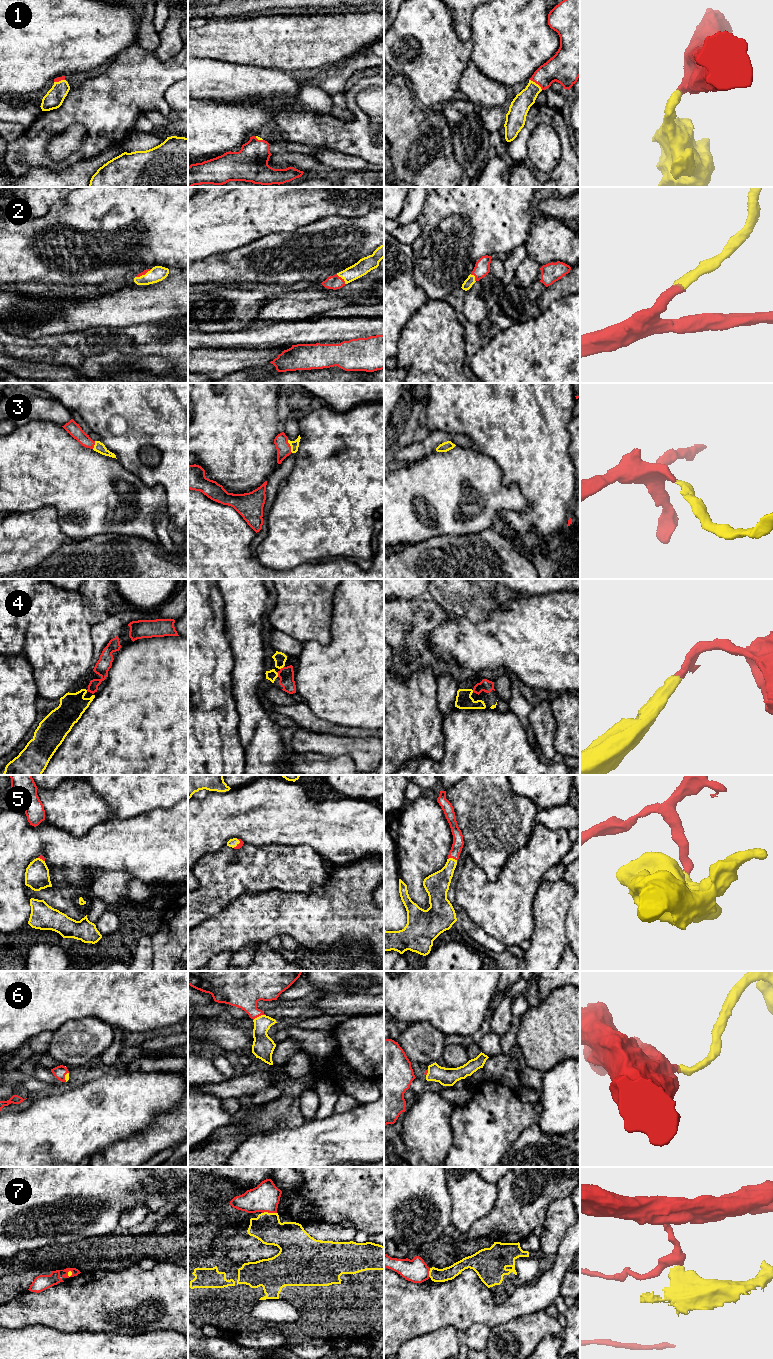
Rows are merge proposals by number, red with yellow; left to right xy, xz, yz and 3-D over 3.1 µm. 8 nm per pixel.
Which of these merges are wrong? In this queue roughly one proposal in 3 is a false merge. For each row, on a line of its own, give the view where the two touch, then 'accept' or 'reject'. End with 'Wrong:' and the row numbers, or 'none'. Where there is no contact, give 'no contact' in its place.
1: meets red in yz; accept
2: meets red in xz; accept
3: meets red in xz; accept
4: meets red in xz; accept
5: meets red in yz; accept
6: meets red in xz; accept
7: meets red in xz; reject
Wrong: 7

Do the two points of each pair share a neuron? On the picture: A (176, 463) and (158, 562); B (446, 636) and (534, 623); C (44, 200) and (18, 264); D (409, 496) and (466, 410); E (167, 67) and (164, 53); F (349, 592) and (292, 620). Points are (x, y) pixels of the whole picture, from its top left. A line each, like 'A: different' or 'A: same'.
A: different
B: same
C: different
D: different
E: different
F: different

